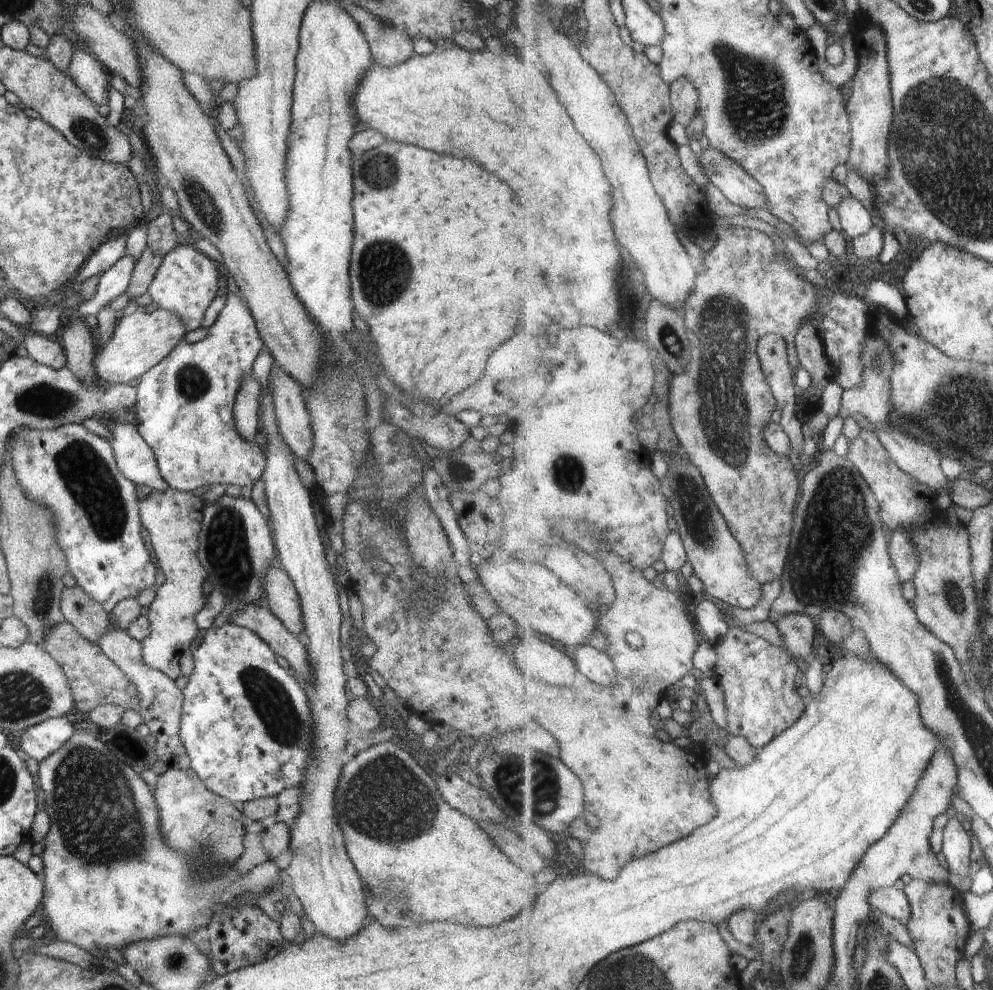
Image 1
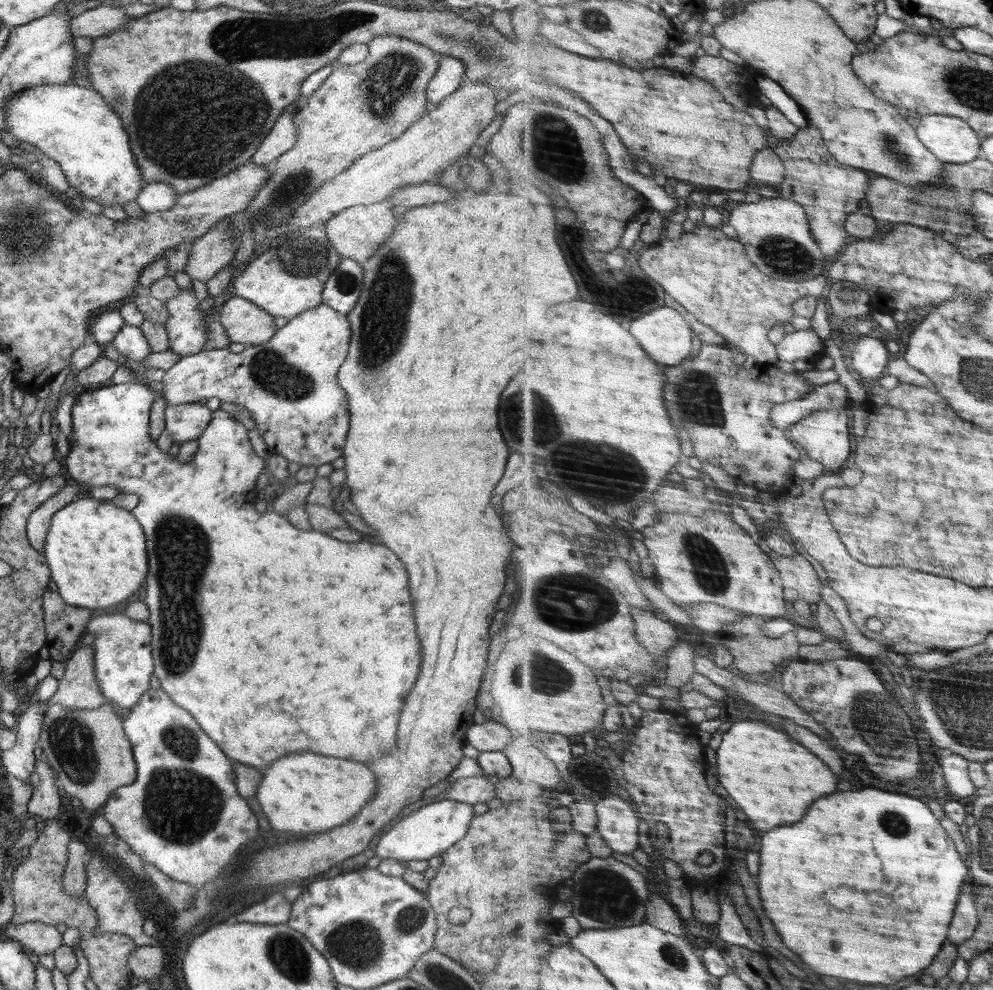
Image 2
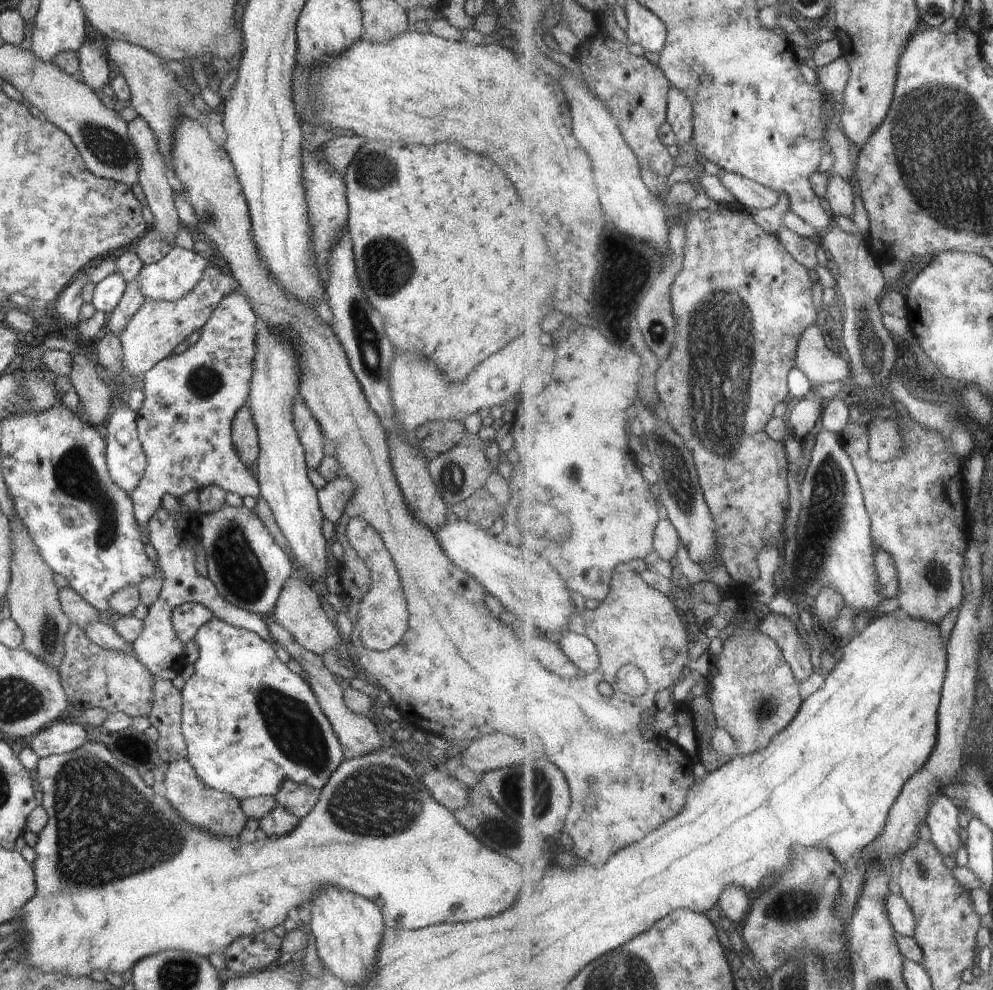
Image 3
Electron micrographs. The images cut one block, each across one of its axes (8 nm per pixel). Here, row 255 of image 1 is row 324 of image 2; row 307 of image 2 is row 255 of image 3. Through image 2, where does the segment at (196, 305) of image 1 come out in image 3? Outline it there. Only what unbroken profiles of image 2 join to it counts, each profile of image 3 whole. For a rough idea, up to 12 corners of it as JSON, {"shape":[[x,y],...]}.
{"shape":[[175,246],[137,276],[145,299],[180,300],[209,256]]}

